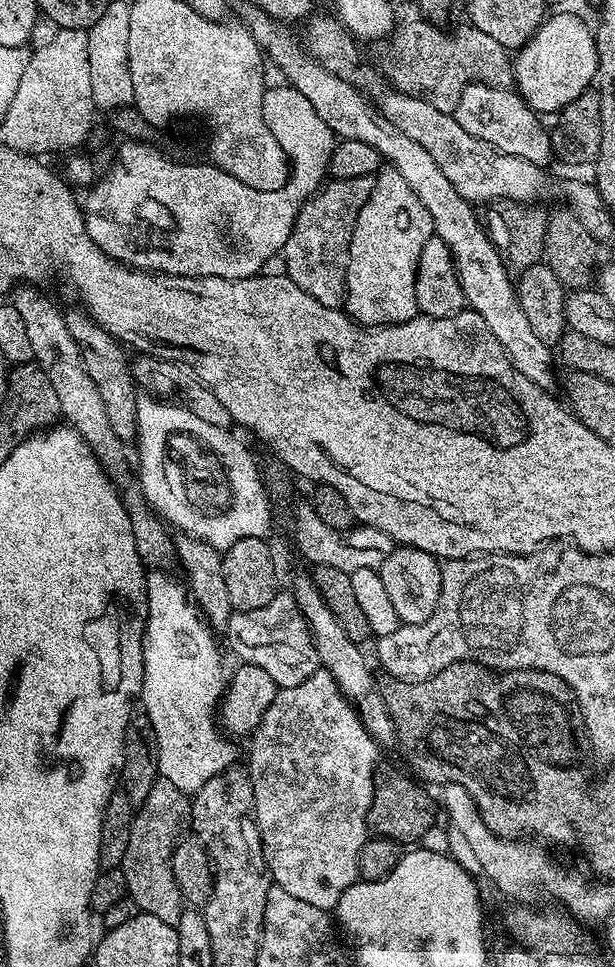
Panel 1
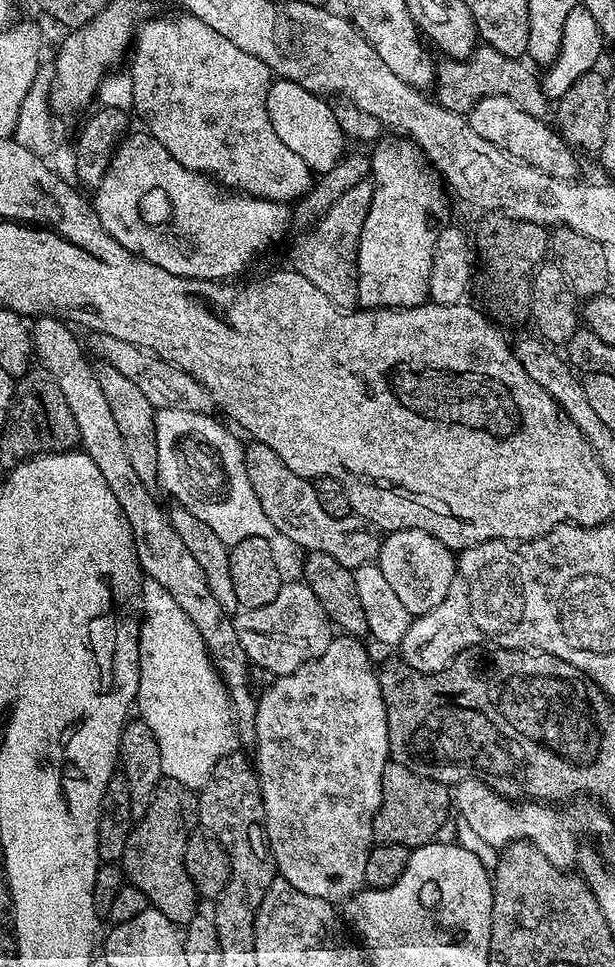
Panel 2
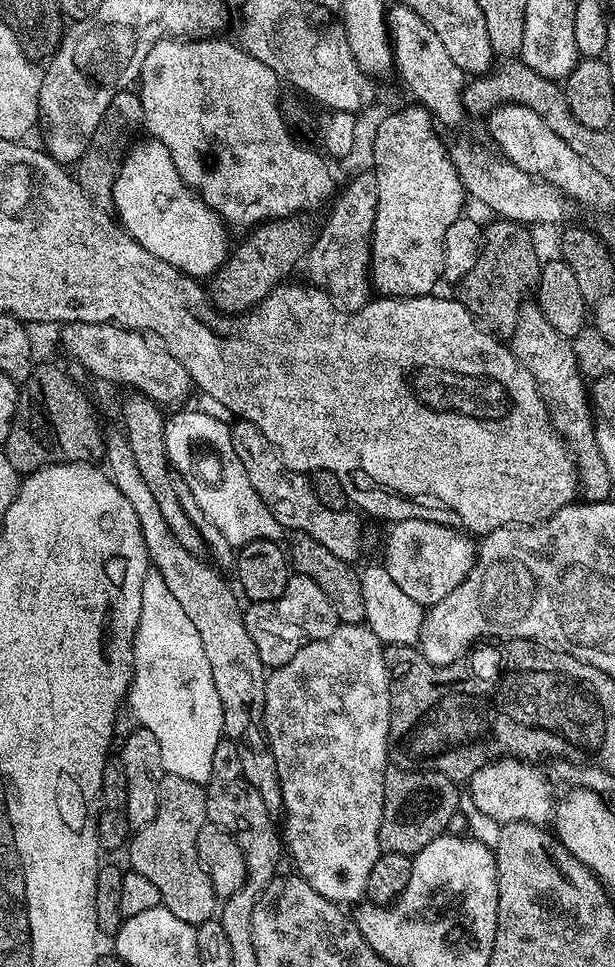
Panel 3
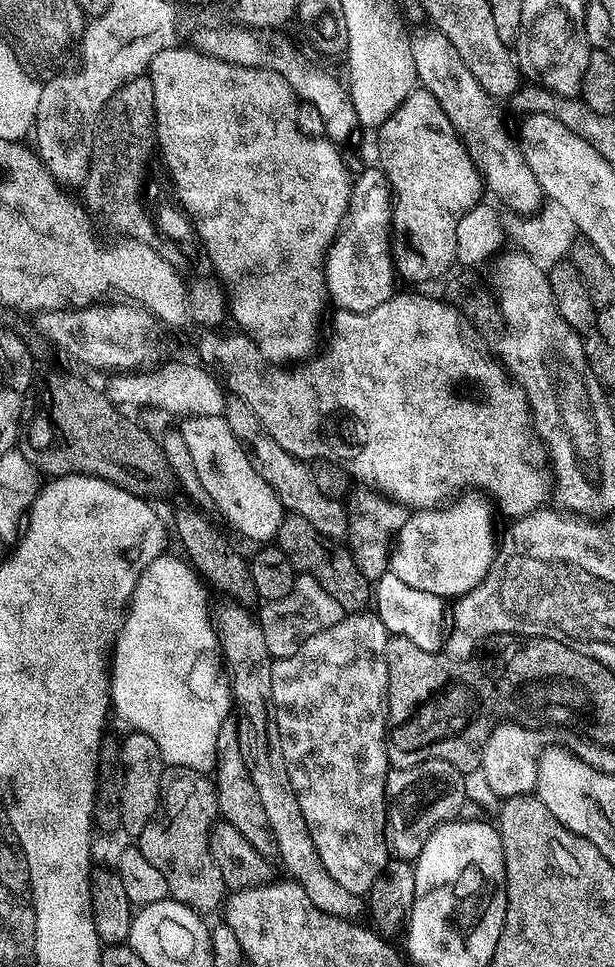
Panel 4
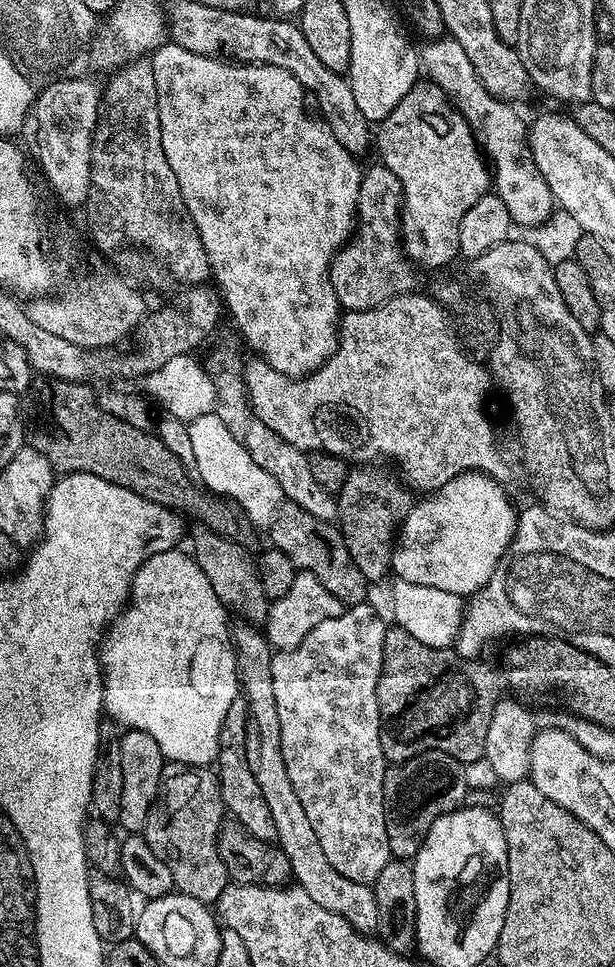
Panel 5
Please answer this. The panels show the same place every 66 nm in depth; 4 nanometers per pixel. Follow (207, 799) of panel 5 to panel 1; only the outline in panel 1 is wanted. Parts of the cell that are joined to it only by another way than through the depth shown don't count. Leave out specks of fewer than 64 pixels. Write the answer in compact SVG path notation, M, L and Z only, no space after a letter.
M157 778L150 786L150 794L135 809L130 826L130 842L119 868L126 878L127 899L136 903L140 912L154 914L161 922L173 926L184 913L185 905L178 890L172 869L172 855L176 843L189 831L192 823L192 802L189 793L178 790L174 782Z

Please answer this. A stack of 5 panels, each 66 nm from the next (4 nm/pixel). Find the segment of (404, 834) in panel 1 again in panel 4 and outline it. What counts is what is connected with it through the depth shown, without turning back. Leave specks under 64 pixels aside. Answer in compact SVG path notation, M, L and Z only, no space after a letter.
M442 760L423 761L409 769L392 768L389 771L384 787L384 837L388 840L389 853L395 859L415 861L422 854L422 846L426 846L430 834L463 813L460 811L468 800L464 777L465 773Z

